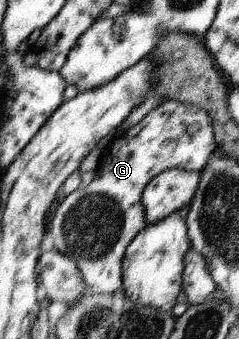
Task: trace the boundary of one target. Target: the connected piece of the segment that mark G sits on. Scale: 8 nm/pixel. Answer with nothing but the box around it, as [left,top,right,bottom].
[49,100,217,295]

